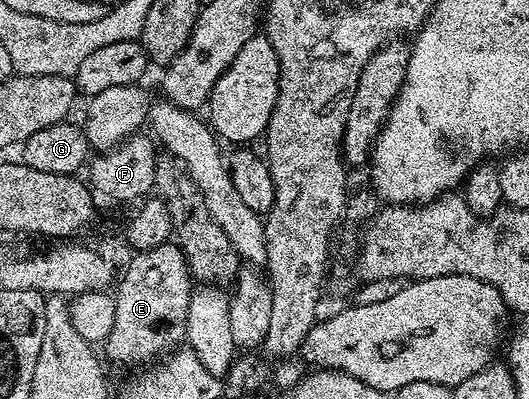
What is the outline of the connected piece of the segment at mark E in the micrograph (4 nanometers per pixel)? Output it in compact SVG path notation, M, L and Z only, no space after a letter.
M167 241L131 256L126 272L117 280L118 291L113 292L116 322L104 344L105 358L114 363L149 364L173 352L185 340L192 278L187 257L177 242Z

